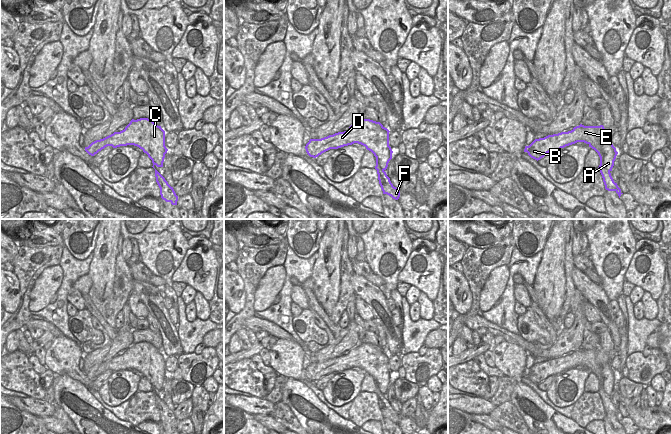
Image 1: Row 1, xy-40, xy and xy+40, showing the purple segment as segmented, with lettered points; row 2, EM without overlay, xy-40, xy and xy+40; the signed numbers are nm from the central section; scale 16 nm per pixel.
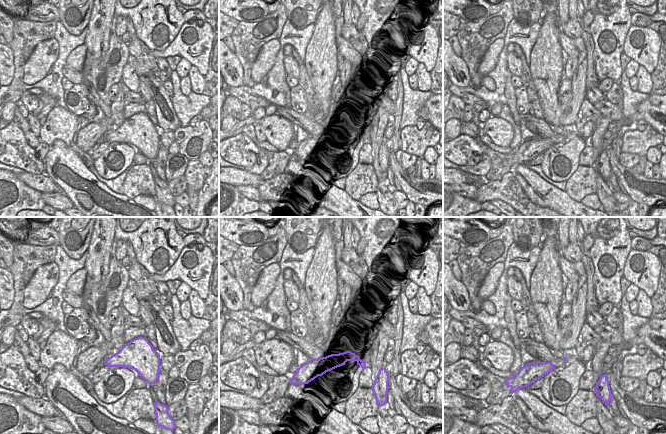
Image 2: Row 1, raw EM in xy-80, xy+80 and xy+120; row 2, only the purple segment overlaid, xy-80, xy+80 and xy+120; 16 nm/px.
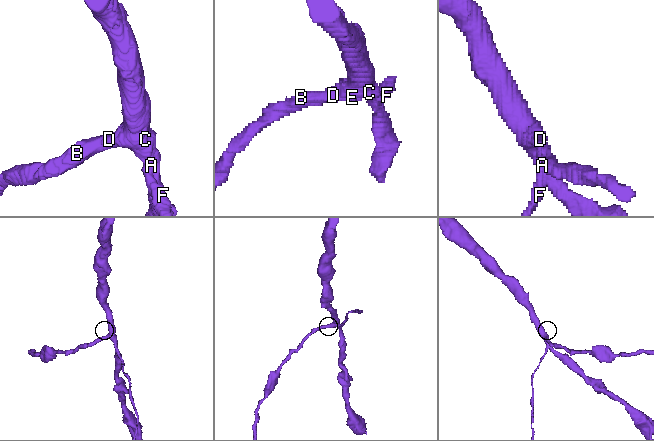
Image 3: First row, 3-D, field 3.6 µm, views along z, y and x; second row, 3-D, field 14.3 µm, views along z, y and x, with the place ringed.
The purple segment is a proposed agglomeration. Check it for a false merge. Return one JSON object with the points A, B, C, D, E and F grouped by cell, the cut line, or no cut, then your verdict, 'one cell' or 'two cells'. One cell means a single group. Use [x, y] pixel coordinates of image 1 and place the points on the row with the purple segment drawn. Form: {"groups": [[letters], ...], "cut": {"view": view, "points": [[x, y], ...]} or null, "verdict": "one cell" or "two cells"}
{"groups": [["A", "B", "C", "D", "E"], ["F"]], "cut": {"view": "xy+40", "points": [[601, 158], [603, 166], [609, 172]]}, "verdict": "two cells"}

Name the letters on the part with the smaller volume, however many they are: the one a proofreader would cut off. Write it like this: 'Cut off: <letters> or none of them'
Cut off: F.

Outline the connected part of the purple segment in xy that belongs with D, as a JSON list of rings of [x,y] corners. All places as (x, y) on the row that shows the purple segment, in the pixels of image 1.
[[[362,119],[351,125],[347,131],[321,139],[310,139],[305,149],[310,157],[316,158],[330,149],[358,143],[371,151],[378,160],[379,167],[386,170],[393,153],[389,146],[389,132],[380,122]]]

